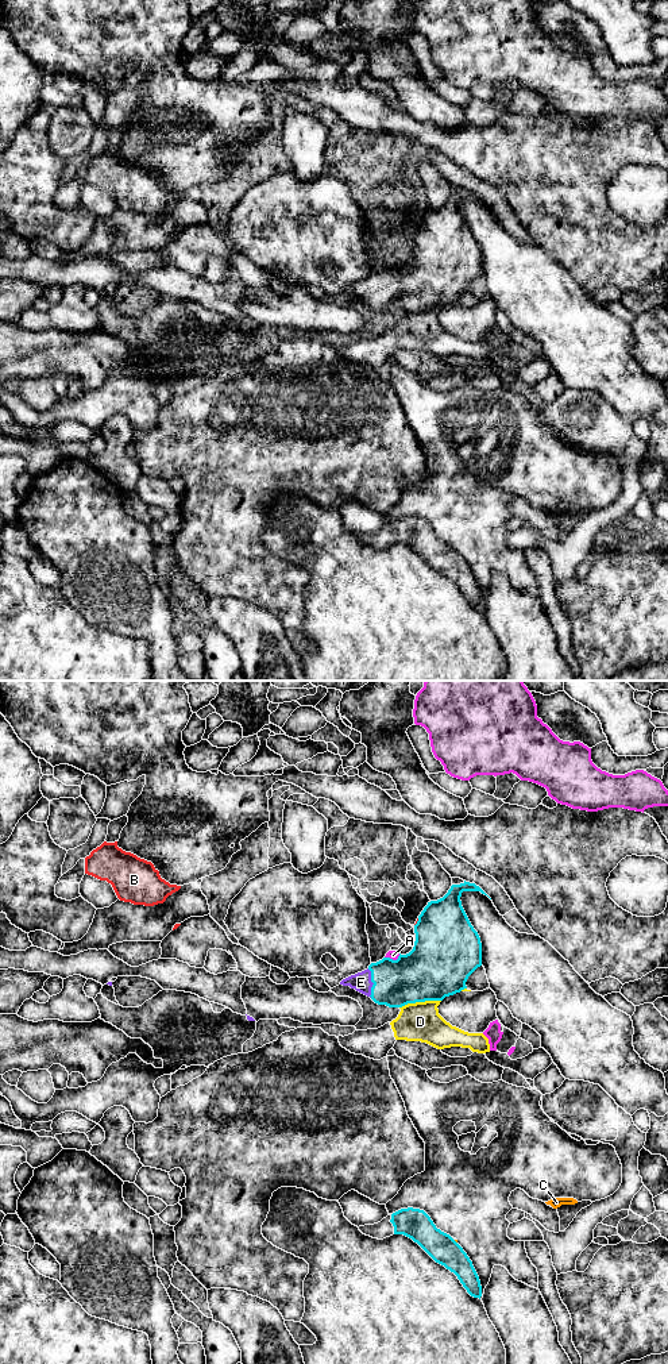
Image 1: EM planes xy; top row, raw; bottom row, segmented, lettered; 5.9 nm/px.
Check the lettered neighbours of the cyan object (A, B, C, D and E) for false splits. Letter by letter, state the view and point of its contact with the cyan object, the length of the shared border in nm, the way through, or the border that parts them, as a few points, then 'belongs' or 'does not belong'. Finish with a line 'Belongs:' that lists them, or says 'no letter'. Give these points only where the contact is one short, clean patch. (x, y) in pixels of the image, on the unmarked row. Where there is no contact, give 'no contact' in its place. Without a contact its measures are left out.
A: contact xy (392, 268); length 100 nm; does not belong
B: contact xy (417, 231); length 50 nm; does not belong
C: contact xy (455, 550); length 30 nm; border xy (454, 548), (456, 551); does not belong
D: contact xy (420, 309); length 260 nm; does not belong
E: contact xy (373, 291); length 180 nm; way xy (412, 286), (401, 291), (373, 291), (360, 291); belongs
Belongs: E

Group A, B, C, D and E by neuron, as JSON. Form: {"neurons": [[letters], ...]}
{"neurons": [["A"], ["B"], ["C"], ["D"], ["E"]]}

